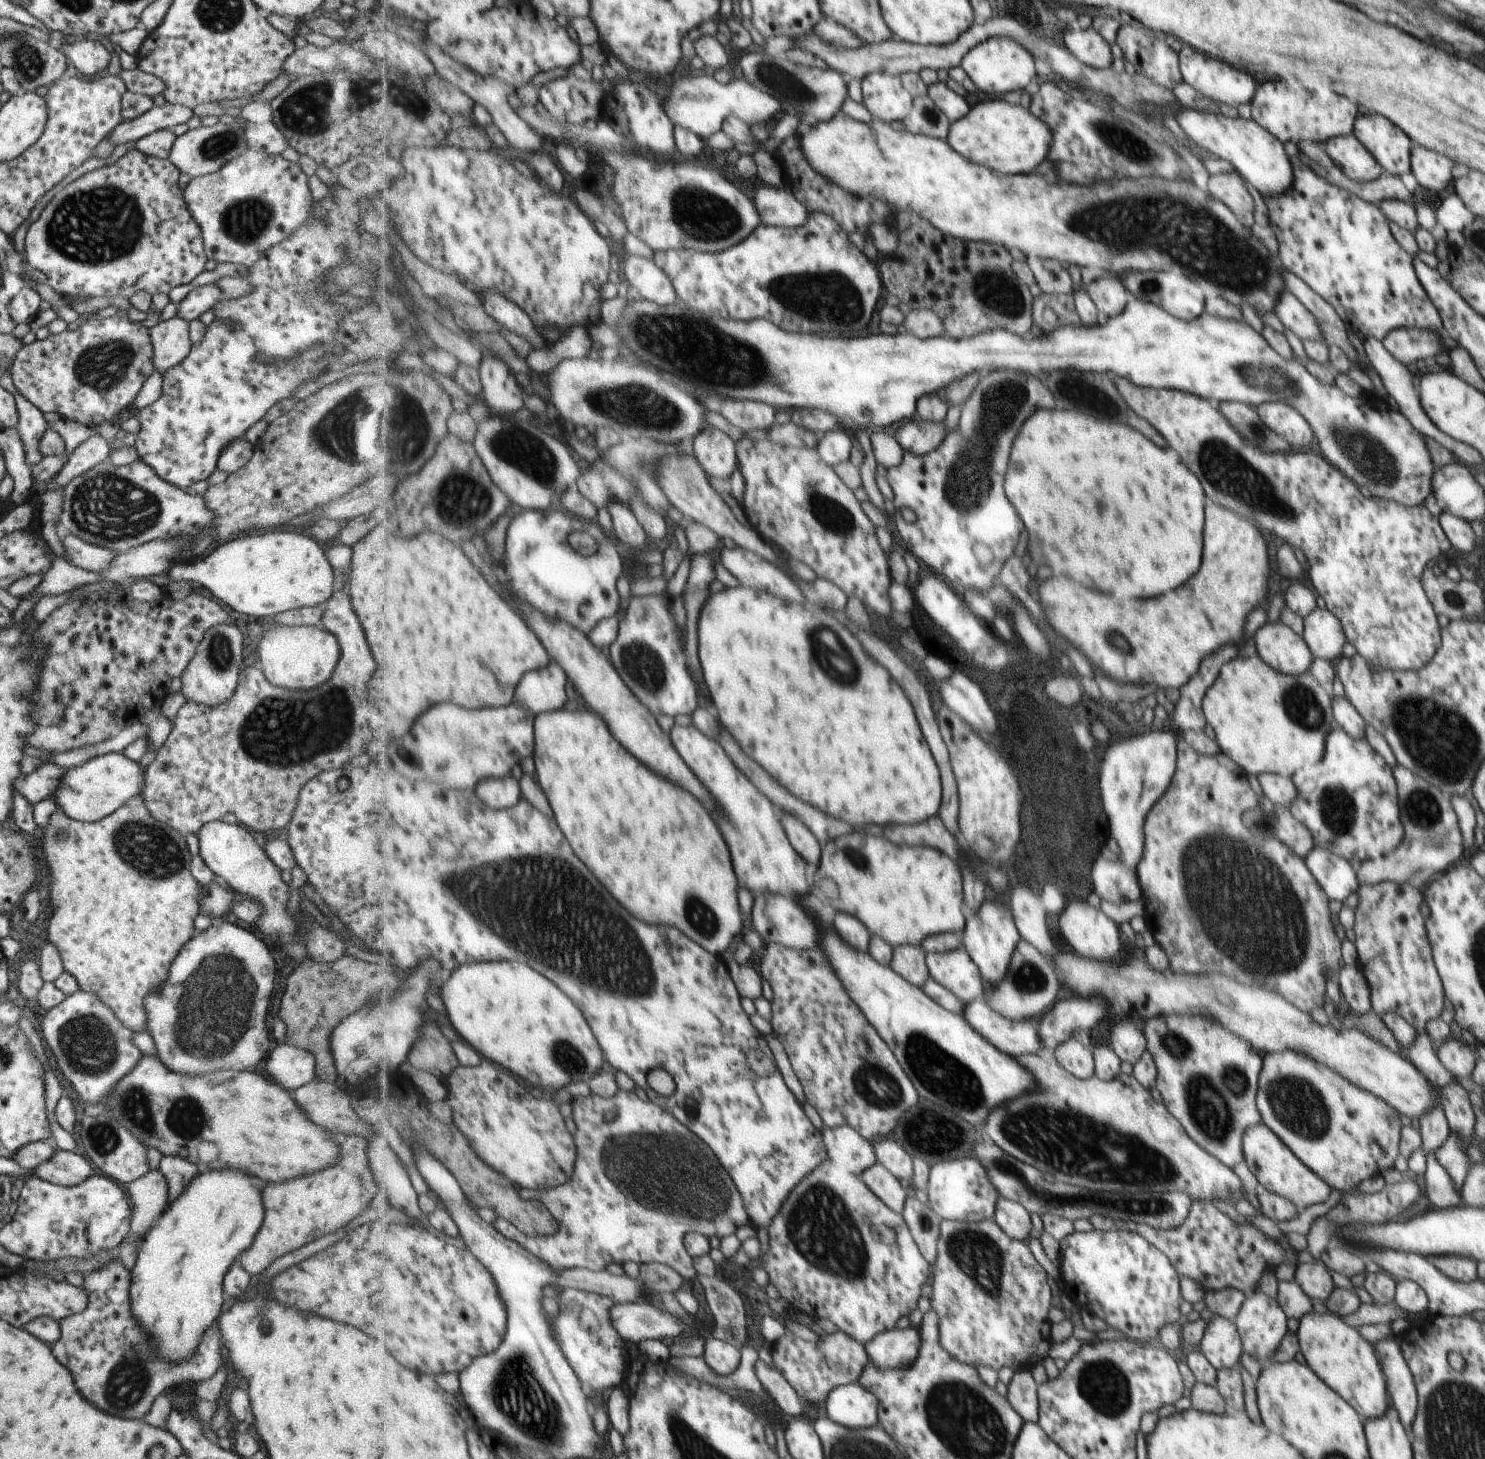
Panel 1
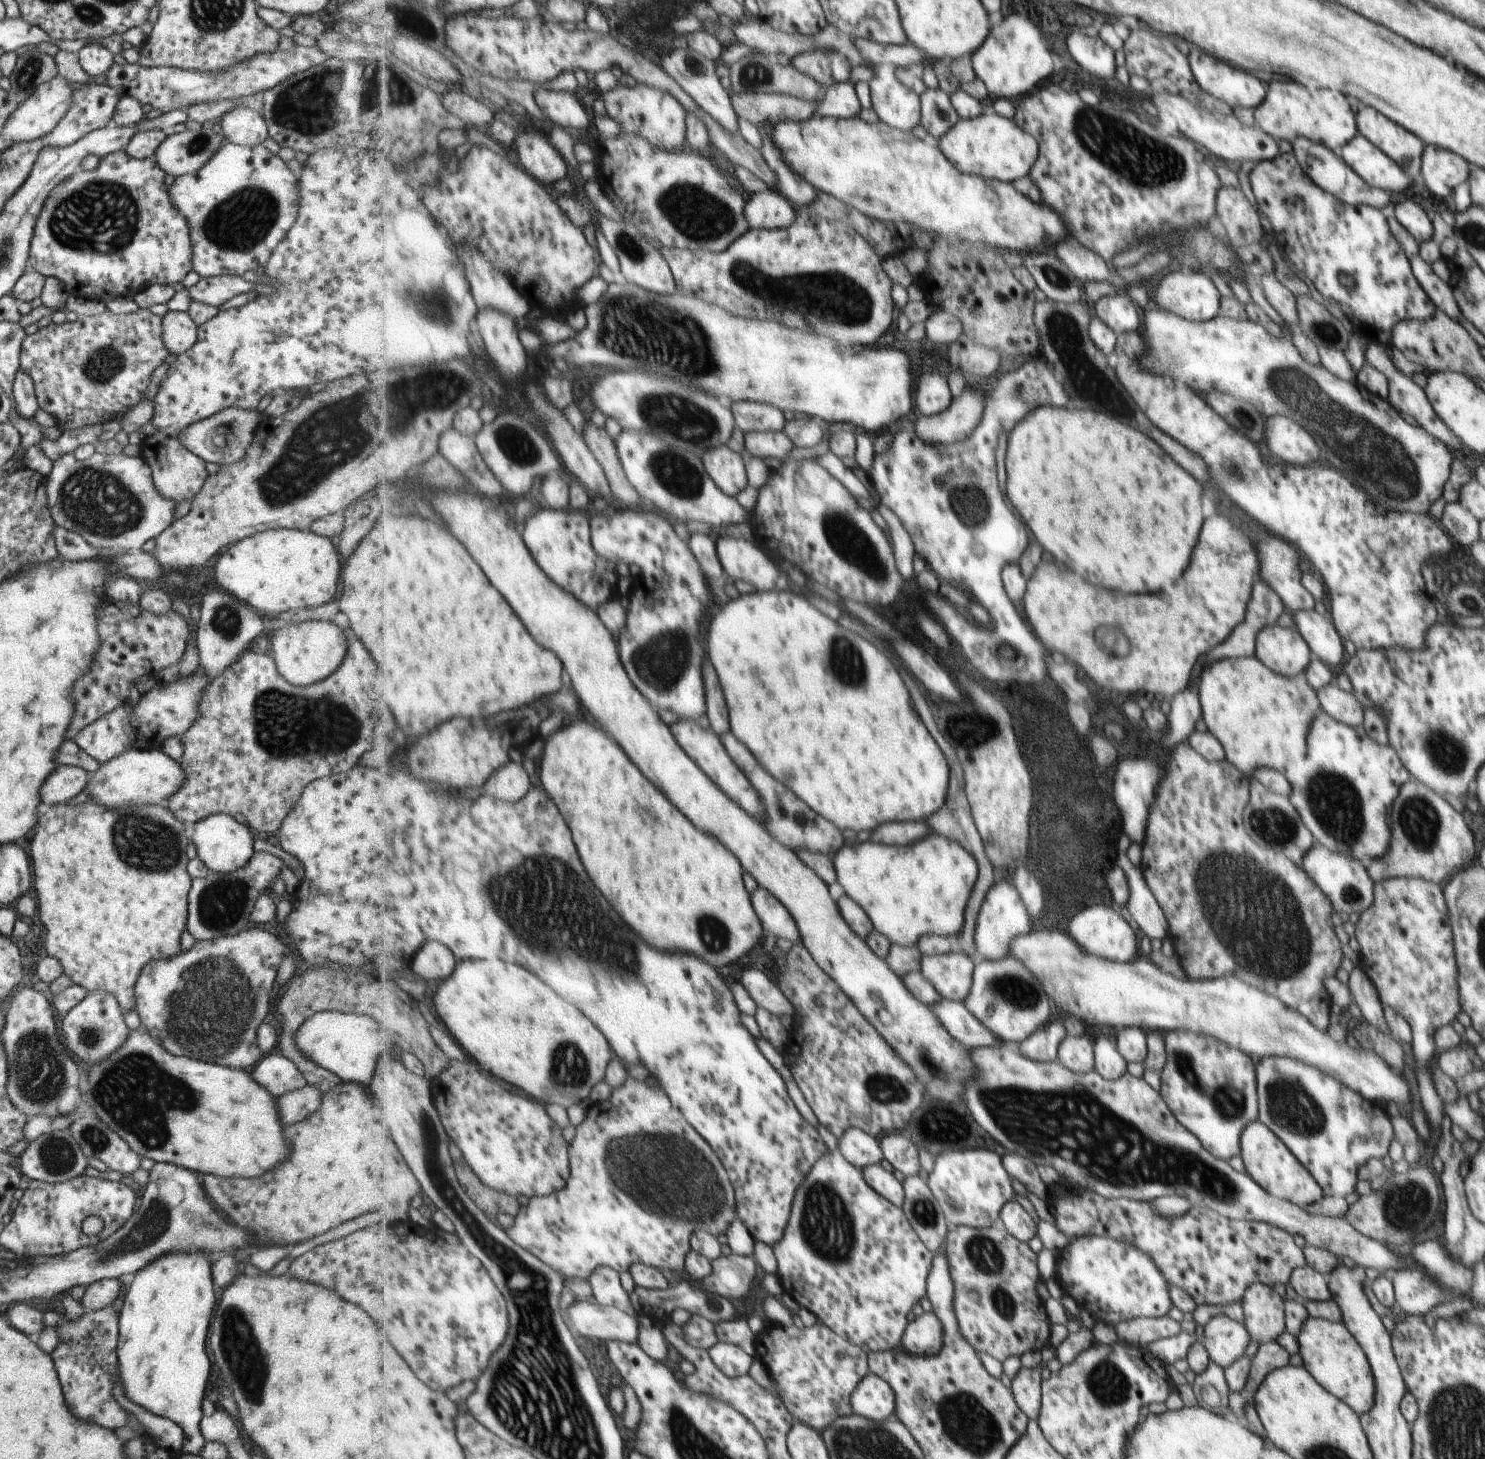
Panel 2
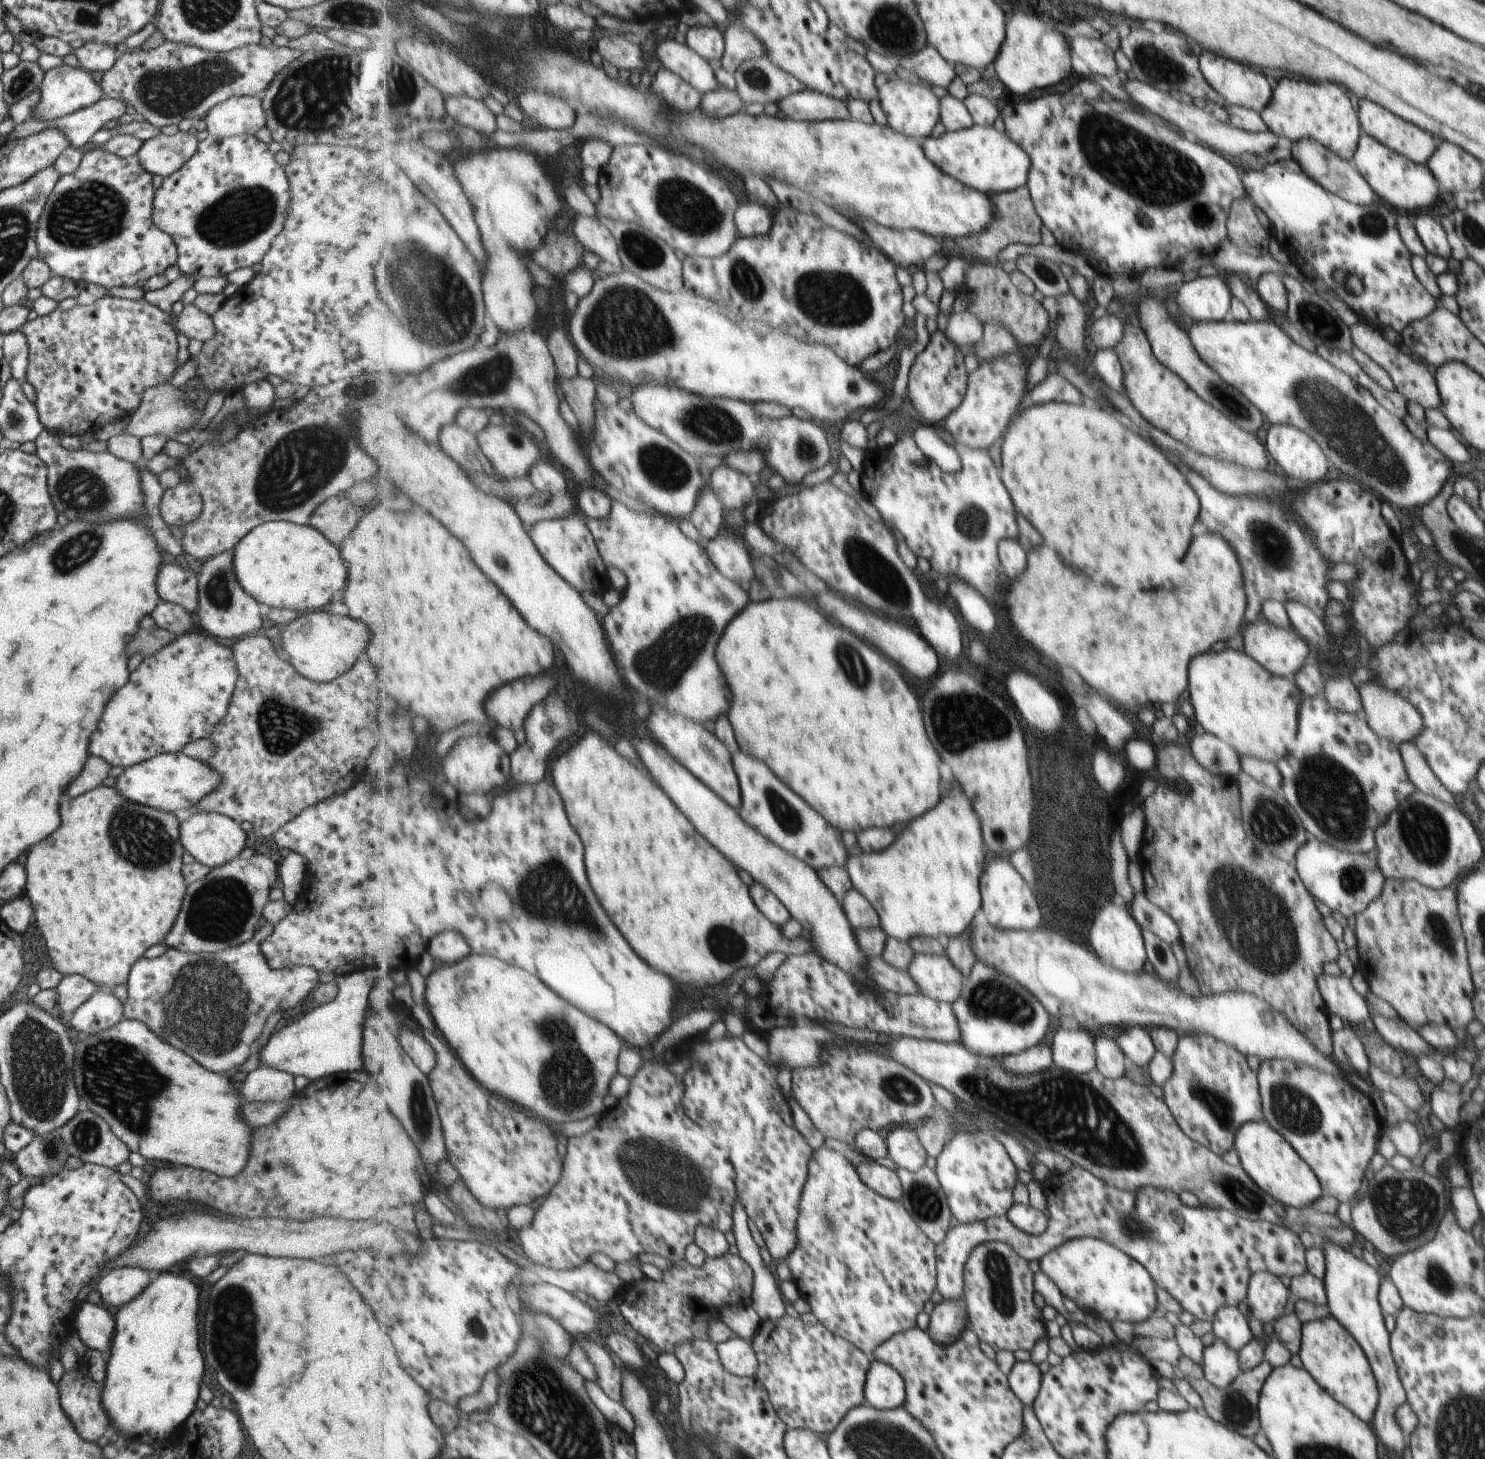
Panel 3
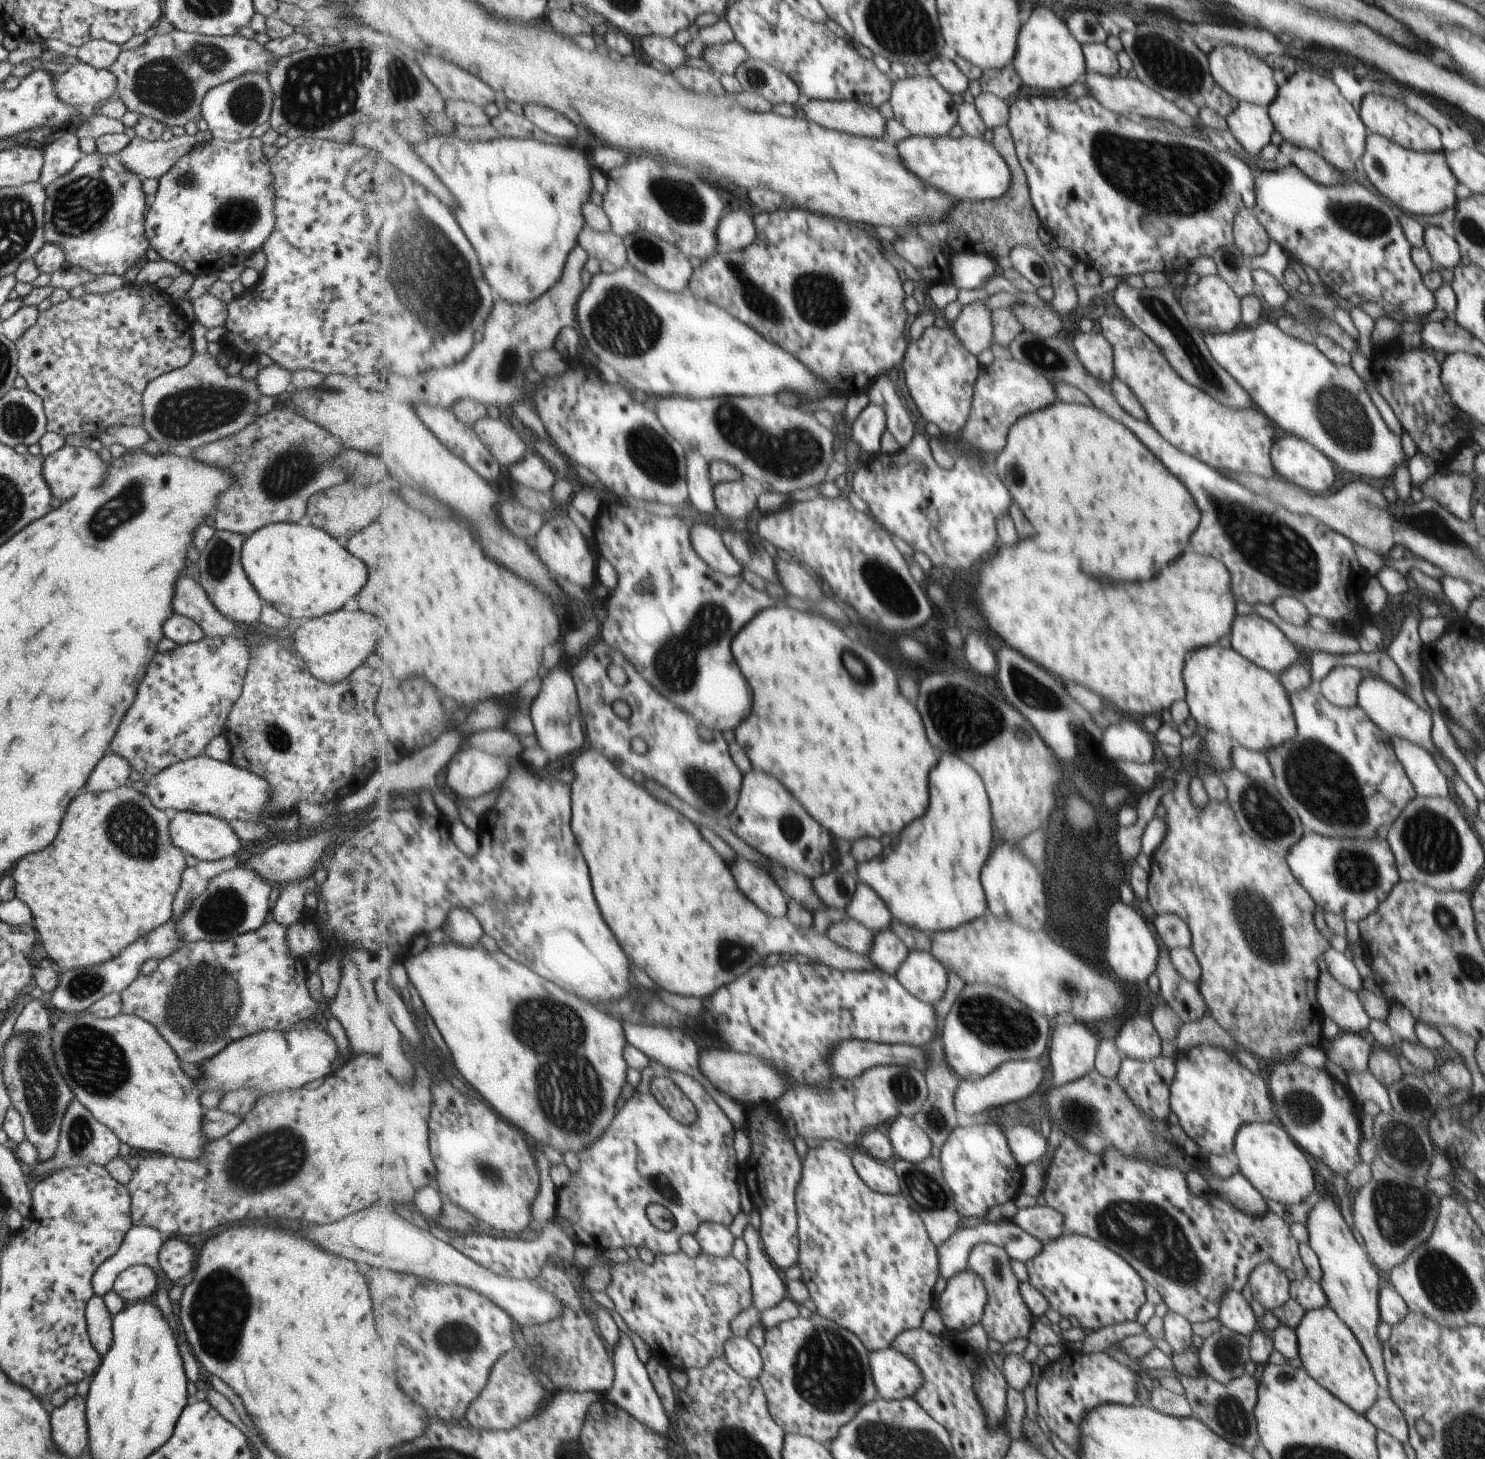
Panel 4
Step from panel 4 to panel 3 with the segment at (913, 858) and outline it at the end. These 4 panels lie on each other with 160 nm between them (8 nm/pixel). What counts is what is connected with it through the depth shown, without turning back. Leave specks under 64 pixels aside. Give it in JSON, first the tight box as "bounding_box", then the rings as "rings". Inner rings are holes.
{"bounding_box":[847,778,987,943],"rings":[[[957,778],[951,779],[948,784],[947,790],[943,791],[943,802],[931,810],[931,814],[925,813],[919,822],[911,822],[911,826],[902,832],[891,848],[872,853],[854,849],[848,859],[847,868],[854,888],[873,902],[876,911],[879,910],[881,928],[887,936],[906,943],[920,936],[937,938],[945,934],[949,938],[958,937],[973,926],[974,918],[983,908],[979,880],[986,872],[987,865],[981,818]]]}

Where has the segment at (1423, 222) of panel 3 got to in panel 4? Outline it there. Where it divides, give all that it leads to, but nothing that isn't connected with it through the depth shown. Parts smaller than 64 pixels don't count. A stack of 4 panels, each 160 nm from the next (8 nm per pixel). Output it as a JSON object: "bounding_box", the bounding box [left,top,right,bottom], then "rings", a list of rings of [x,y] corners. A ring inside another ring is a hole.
{"bounding_box":[1423,227,1461,270],"rings":[[[1439,227],[1425,228],[1423,231],[1423,248],[1430,254],[1433,264],[1437,267],[1453,270],[1461,261],[1458,244]]]}

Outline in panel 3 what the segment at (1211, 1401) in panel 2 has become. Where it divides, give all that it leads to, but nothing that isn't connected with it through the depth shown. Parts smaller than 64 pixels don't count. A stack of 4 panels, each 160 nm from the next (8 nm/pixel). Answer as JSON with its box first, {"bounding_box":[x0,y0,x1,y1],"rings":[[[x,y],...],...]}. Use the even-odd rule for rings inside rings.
{"bounding_box":[1200,1336,1240,1388],"rings":[[[1214,1336],[1209,1346],[1203,1347],[1200,1367],[1203,1378],[1217,1388],[1223,1388],[1240,1373],[1238,1352]]]}

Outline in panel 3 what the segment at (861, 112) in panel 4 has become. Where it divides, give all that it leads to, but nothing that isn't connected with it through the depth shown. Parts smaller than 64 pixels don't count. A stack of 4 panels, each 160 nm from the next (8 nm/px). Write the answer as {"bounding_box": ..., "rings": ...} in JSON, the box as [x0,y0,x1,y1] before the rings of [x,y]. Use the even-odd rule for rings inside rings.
{"bounding_box":[777,88,851,121],"rings":[[[803,88],[797,94],[778,101],[777,106],[787,117],[800,121],[838,121],[851,119],[848,102],[848,100]]]}

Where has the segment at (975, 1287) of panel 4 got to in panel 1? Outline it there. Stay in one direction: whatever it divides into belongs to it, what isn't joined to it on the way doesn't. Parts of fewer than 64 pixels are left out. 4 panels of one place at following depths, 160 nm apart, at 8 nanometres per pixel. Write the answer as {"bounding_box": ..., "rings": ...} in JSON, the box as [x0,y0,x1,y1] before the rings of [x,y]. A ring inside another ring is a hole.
{"bounding_box":[865,1327,922,1369],"rings":[[[906,1327],[901,1329],[887,1330],[879,1333],[870,1343],[865,1344],[867,1352],[870,1354],[870,1362],[873,1361],[878,1367],[888,1369],[907,1368],[914,1364],[919,1358],[922,1342],[922,1332],[919,1327]]]}

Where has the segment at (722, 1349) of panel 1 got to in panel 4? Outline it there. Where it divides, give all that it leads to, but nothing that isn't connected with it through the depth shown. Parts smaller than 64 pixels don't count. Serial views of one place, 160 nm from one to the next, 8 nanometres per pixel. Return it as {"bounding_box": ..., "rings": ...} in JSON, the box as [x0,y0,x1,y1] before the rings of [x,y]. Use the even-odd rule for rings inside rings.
{"bounding_box":[726,1336,764,1379],"rings":[[[733,1336],[726,1342],[726,1360],[744,1377],[759,1379],[764,1371],[760,1348],[749,1338]]]}

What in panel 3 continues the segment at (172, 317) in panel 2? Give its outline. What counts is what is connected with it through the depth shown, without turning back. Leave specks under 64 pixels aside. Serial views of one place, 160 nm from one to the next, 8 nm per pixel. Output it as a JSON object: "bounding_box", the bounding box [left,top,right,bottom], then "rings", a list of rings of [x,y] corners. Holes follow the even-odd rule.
{"bounding_box":[174,303,214,343],"rings":[[[193,303],[185,305],[174,318],[177,329],[188,339],[194,338],[204,343],[214,337],[212,318],[202,313]]]}

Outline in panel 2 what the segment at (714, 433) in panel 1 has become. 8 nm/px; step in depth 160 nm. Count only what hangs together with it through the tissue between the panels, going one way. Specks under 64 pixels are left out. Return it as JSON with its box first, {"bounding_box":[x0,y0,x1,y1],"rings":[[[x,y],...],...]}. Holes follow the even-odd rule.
{"bounding_box":[702,445,749,497],"rings":[[[723,445],[717,449],[708,450],[702,458],[707,472],[725,494],[734,497],[747,488],[749,484],[747,468],[741,454]]]}

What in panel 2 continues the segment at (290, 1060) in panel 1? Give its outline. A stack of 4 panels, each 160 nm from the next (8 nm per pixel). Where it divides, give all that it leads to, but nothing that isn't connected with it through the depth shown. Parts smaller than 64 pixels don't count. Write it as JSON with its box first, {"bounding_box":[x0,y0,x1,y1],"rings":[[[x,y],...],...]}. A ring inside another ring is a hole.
{"bounding_box":[251,1054,306,1098],"rings":[[[267,1054],[251,1069],[251,1078],[277,1098],[306,1085],[301,1072],[285,1056]]]}

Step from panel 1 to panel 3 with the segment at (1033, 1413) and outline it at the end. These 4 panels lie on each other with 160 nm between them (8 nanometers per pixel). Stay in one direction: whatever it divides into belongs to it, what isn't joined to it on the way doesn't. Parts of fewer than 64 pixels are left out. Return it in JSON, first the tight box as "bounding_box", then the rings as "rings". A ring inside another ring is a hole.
{"bounding_box":[1008,1361,1043,1407],"rings":[[[1016,1361],[1008,1375],[1013,1392],[1024,1402],[1033,1407],[1042,1387],[1043,1373],[1036,1362]]]}

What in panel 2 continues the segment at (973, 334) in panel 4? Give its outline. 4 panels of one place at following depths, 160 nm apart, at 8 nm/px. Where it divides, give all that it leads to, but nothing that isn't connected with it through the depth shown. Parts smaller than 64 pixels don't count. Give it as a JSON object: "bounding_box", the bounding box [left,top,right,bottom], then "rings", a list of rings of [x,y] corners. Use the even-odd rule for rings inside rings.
{"bounding_box":[925,311,963,344],"rings":[[[936,311],[925,322],[925,338],[934,344],[953,344],[963,335],[963,322],[949,311]]]}

